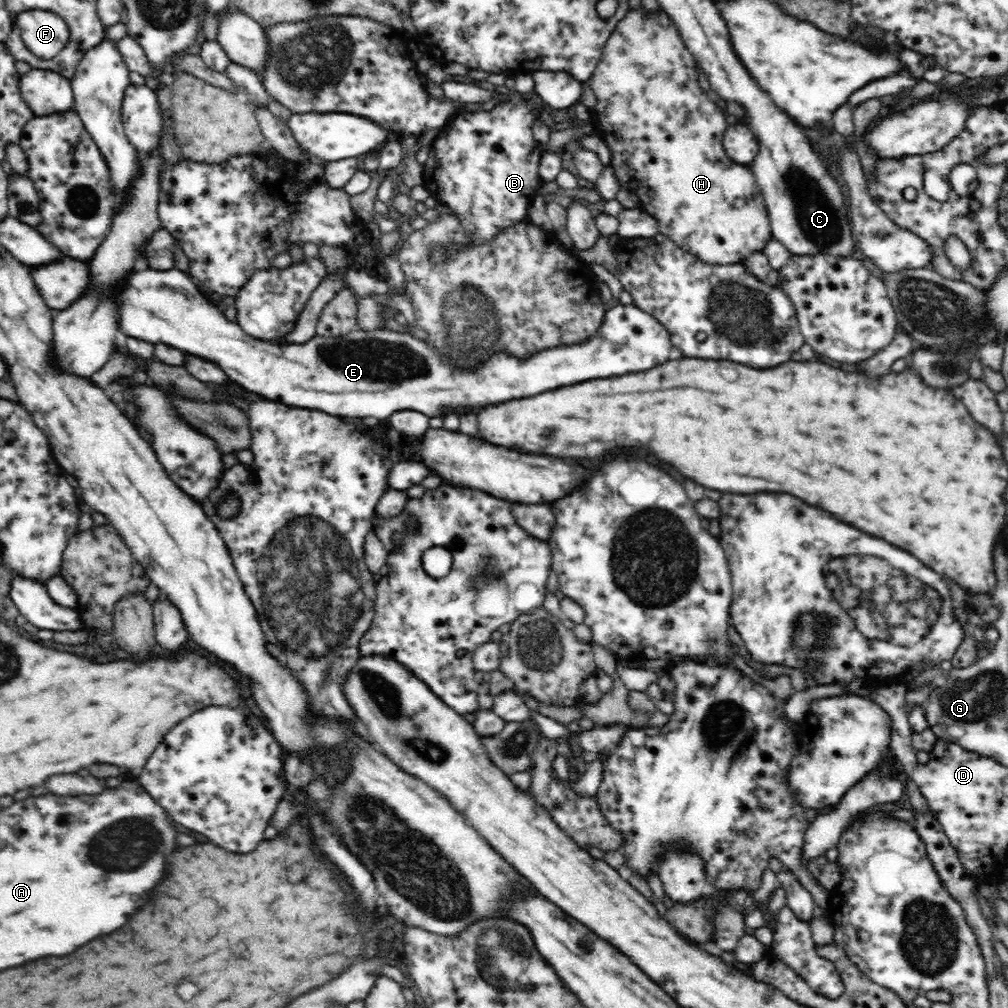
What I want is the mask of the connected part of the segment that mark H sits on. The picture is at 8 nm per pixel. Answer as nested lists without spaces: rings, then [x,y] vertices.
[[[643,8],[630,9],[615,26],[615,29],[611,31],[610,38],[607,38],[606,44],[602,48],[598,65],[588,80],[588,85],[592,88],[597,98],[595,109],[591,110],[590,122],[596,127],[597,136],[610,148],[612,162],[608,166],[614,169],[621,188],[634,190],[634,194],[637,194],[640,200],[640,208],[646,214],[655,218],[660,233],[671,238],[678,246],[682,247],[686,252],[697,256],[704,263],[743,263],[750,254],[763,252],[768,240],[772,238],[769,216],[761,193],[761,187],[758,186],[757,179],[754,178],[752,167],[744,163],[736,163],[726,154],[723,146],[723,138],[728,128],[726,116],[710,100],[710,93],[702,93],[698,78],[696,78],[698,74],[694,70],[695,62],[693,61],[692,53],[686,48],[678,29],[674,28],[673,22],[666,13],[660,9],[657,11],[646,11]]]

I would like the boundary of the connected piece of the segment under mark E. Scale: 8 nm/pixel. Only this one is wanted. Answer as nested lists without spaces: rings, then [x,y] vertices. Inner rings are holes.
[[[176,268],[134,271],[121,295],[122,334],[152,345],[166,344],[213,362],[224,370],[229,380],[265,399],[288,406],[310,406],[310,410],[322,410],[332,416],[346,414],[358,418],[388,418],[398,410],[418,410],[428,416],[444,416],[448,408],[478,408],[494,402],[506,402],[506,398],[526,398],[526,394],[538,394],[538,390],[554,390],[554,386],[570,386],[570,382],[586,382],[590,378],[608,378],[634,370],[650,370],[650,366],[666,362],[672,350],[670,334],[666,334],[666,328],[657,318],[637,306],[619,304],[607,306],[602,328],[584,344],[550,348],[546,352],[534,354],[526,362],[500,352],[478,370],[462,372],[448,366],[441,354],[428,343],[416,340],[410,333],[401,334],[387,329],[372,332],[358,329],[346,336],[334,338],[315,335],[308,342],[300,344],[254,339],[237,322],[226,319],[220,307],[208,303],[199,290],[188,274]]]

